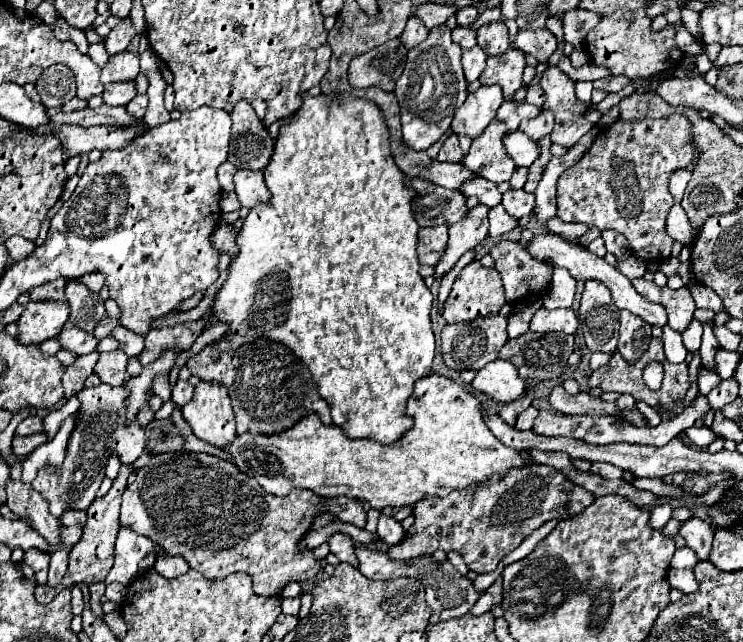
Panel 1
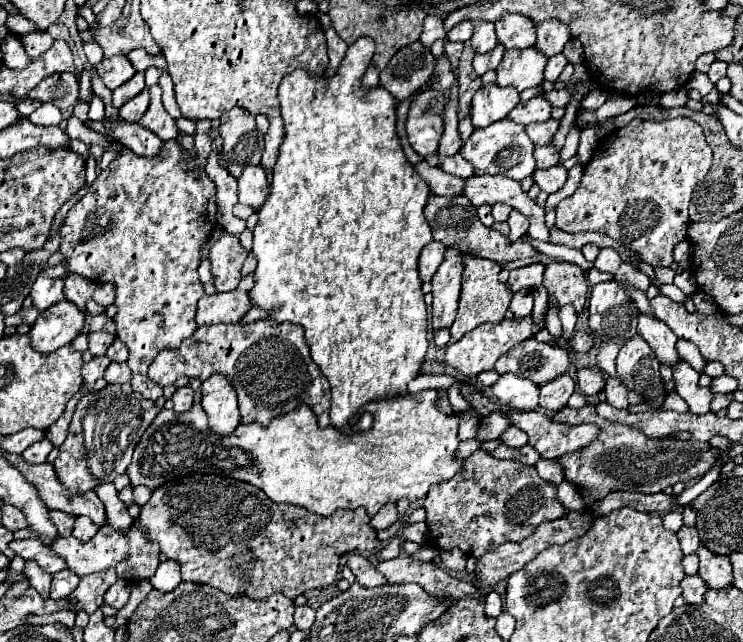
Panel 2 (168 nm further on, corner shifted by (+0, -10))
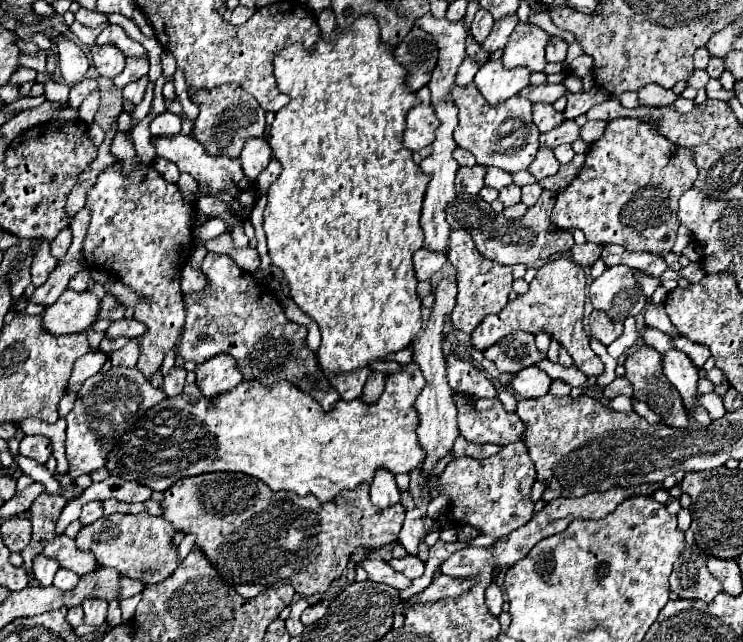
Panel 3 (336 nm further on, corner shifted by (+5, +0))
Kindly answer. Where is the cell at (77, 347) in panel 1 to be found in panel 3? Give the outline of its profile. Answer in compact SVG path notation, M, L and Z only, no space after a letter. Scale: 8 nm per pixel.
M122 318L122 320L112 322L104 334L108 338L120 338L120 336L136 338L136 336L142 336L144 332L146 332L146 328L138 320L134 320L134 318Z

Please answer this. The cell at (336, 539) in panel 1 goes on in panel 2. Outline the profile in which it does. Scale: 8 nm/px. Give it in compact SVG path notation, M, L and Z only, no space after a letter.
M349 554L347 566L357 576L357 582L363 584L363 586L367 586L367 588L375 588L375 586L387 584L385 576L381 572L377 572L377 568L367 558L363 558L361 554Z

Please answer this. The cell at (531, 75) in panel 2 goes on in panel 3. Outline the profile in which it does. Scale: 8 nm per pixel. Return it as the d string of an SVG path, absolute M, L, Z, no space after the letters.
M518 22L504 46L500 62L504 62L504 68L524 66L530 72L544 72L546 66L544 48L548 38L550 36L542 28Z

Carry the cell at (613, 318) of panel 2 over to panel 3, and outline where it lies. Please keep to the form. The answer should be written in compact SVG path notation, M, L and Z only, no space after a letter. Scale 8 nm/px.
M610 266L600 278L592 280L590 302L612 320L624 322L628 316L638 316L644 310L646 296L634 280L630 268Z

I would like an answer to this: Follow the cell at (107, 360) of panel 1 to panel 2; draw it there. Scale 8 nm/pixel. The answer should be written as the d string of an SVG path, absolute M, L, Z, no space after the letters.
M111 362L107 372L105 372L105 380L109 384L121 384L121 382L129 382L131 380L131 370L127 364L115 364Z

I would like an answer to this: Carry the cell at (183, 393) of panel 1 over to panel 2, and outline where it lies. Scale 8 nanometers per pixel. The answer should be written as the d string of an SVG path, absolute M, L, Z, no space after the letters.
M181 386L181 388L177 388L177 392L173 394L173 410L177 410L177 412L185 412L185 410L189 410L189 406L193 404L193 390L191 390L191 386Z

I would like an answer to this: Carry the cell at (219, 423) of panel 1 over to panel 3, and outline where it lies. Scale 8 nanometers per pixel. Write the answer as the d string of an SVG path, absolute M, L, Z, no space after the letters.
M218 354L196 366L196 384L206 398L230 392L242 382L242 374L230 354Z

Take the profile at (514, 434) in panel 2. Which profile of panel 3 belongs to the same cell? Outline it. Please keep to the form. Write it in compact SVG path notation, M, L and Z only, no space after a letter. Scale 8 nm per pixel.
M460 394L454 400L458 406L458 428L466 440L506 446L522 438L524 422L516 414L506 412L500 400L480 398L478 404L476 398Z

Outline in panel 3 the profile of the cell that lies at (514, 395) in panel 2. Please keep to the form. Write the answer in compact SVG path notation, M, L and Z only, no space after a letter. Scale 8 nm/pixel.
M532 366L520 372L512 372L506 390L518 398L540 398L548 392L550 382L552 378L546 372L542 372L538 366Z

